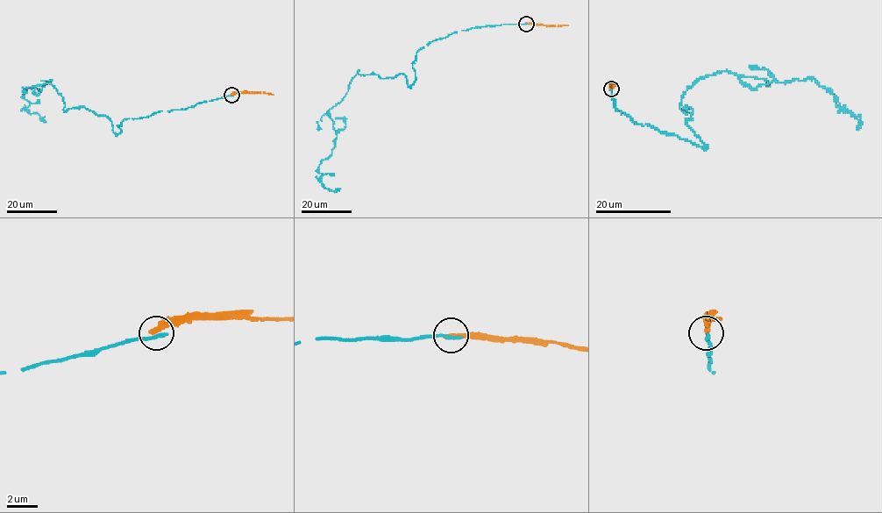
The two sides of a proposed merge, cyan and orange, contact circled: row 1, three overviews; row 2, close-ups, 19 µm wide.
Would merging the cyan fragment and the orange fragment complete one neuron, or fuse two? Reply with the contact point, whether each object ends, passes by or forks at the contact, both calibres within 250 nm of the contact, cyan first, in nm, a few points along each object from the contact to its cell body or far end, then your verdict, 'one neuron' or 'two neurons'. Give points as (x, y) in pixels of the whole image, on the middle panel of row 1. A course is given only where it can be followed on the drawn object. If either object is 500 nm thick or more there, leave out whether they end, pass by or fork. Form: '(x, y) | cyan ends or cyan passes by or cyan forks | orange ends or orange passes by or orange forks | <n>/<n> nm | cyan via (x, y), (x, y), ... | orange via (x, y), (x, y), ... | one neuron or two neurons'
(526, 24) | cyan ends | orange ends | 280/380 nm | cyan via (526, 24), (429, 42), (410, 88), (401, 74), (359, 69), (330, 110), (336, 142), (318, 166), (339, 188) | orange via (526, 24), (567, 24) | two neurons

